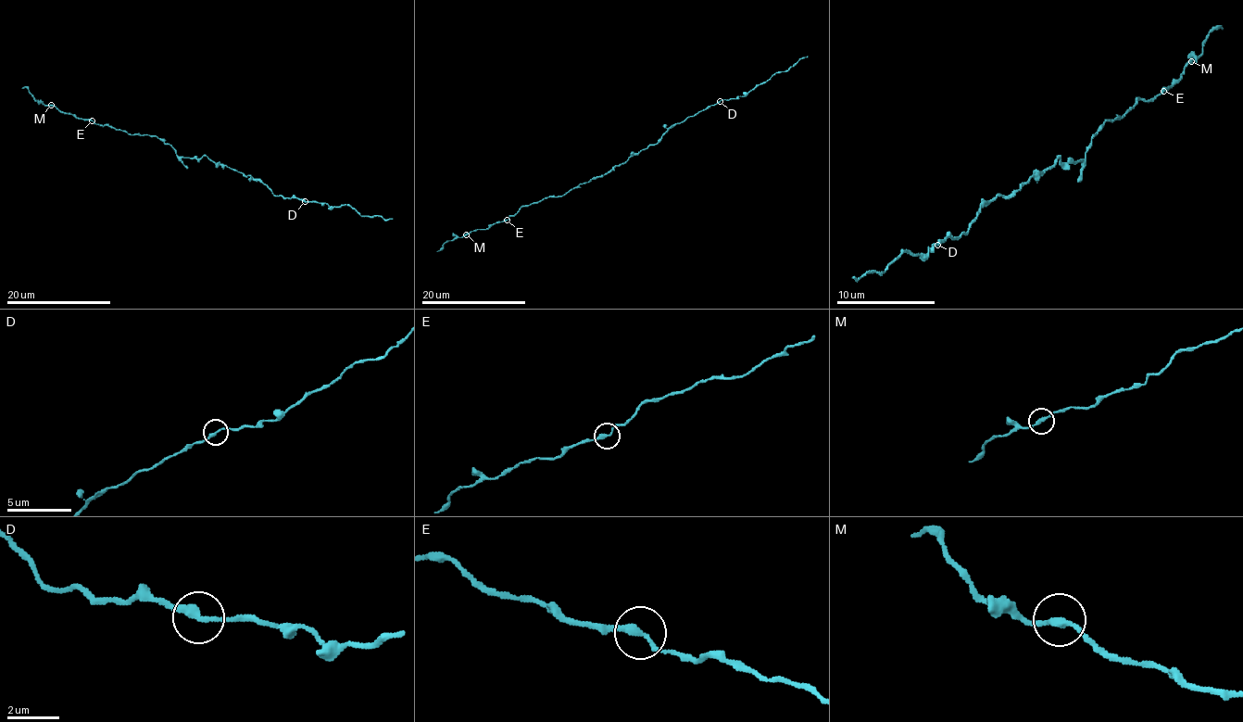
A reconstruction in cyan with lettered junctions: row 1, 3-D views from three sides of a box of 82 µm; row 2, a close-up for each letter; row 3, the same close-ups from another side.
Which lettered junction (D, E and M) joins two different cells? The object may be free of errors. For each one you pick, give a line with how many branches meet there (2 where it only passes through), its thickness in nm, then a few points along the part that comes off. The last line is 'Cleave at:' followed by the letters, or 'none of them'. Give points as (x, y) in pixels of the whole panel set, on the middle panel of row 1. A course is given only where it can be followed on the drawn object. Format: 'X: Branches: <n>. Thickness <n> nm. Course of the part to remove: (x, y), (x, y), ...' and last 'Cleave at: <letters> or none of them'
Cleave at: none of them

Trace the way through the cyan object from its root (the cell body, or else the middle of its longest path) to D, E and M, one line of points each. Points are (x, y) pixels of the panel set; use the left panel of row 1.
D: (207, 157), (257, 179), (276, 196), (305, 201)
E: (207, 157), (182, 158), (156, 136), (128, 134), (92, 120)
M: (207, 157), (182, 158), (156, 136), (128, 134), (88, 119), (76, 118), (69, 112), (60, 112), (51, 105)

